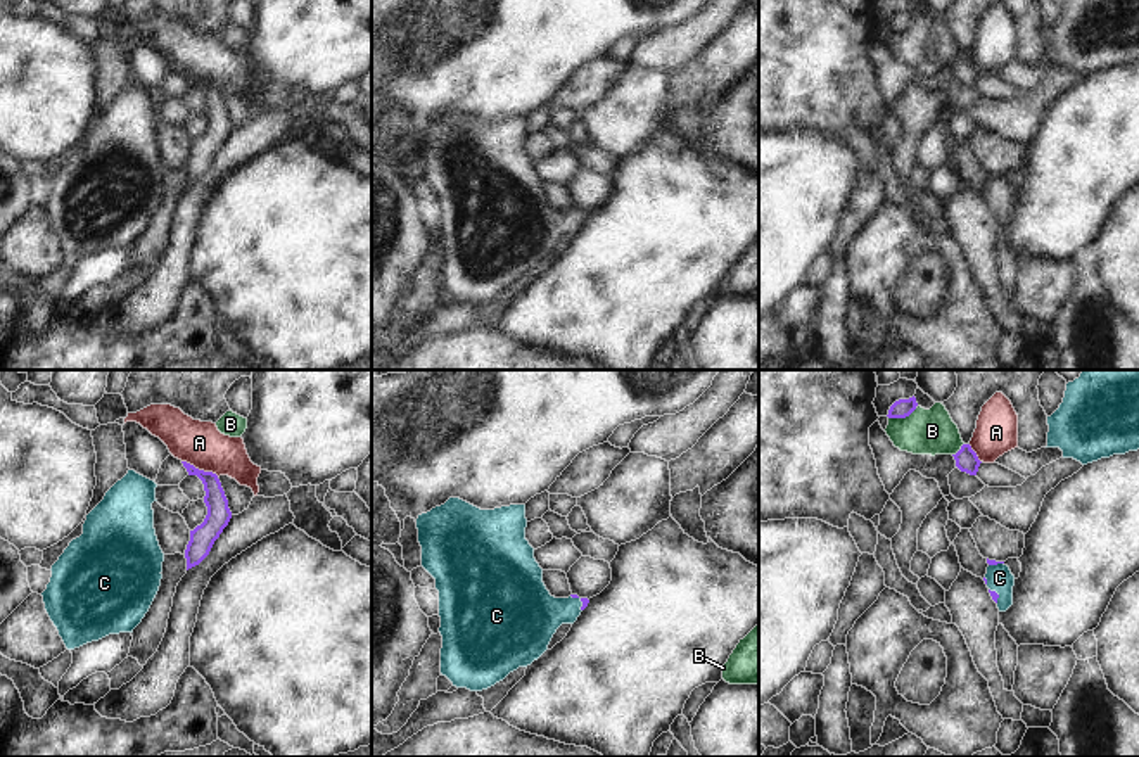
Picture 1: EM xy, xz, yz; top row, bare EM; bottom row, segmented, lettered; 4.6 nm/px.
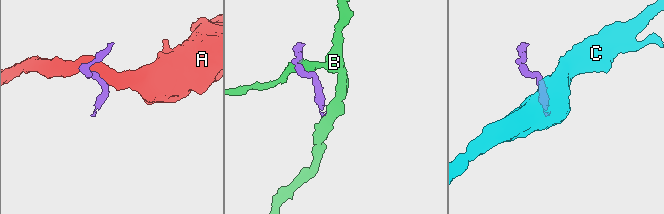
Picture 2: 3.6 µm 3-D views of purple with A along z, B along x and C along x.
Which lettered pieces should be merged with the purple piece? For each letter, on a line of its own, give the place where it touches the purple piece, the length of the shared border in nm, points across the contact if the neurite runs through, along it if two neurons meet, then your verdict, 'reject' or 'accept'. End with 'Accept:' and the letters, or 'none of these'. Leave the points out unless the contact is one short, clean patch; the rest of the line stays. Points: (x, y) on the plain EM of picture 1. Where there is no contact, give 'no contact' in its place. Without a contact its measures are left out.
A: xy (201, 83) | 190 nm | along xy (182, 73), (218, 89) | reject
B: yz (903, 30) | 140 nm | along yz (916, 21), (904, 30), (889, 31) | reject
C: xz (581, 213) | 90 nm | across xz (585, 213), (581, 213), (566, 223), (529, 227) | accept
Accept: C

